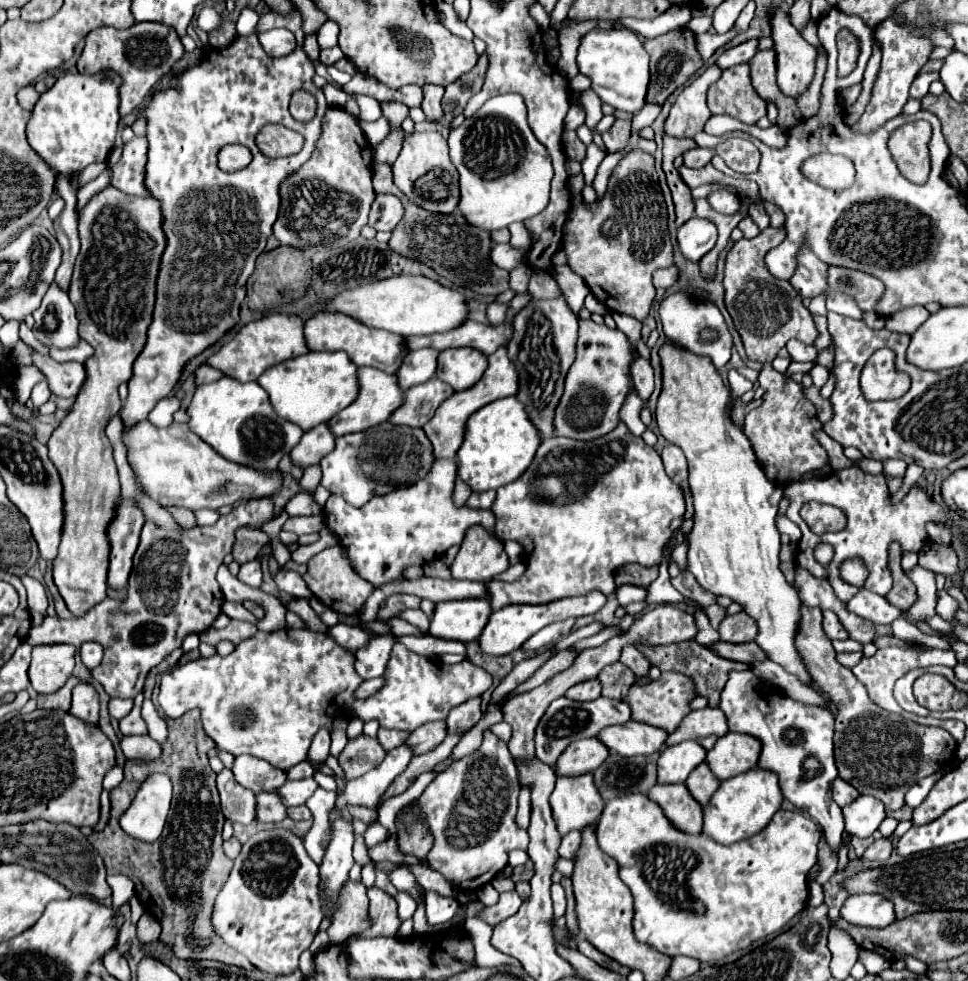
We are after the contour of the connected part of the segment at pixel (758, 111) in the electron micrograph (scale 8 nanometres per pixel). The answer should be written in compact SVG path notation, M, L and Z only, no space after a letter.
M746 63L722 71L722 77L716 83L712 83L708 91L708 107L714 115L730 115L730 117L740 119L746 125L754 125L760 117L766 115L766 101L760 99L758 93L752 89L750 69Z

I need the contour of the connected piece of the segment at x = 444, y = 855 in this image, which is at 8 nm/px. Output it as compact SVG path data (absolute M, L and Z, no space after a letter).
M486 731L474 755L438 773L424 793L408 803L402 813L412 813L412 823L420 817L426 819L428 831L434 837L428 853L430 867L442 873L456 889L478 891L508 865L508 853L512 849L528 847L528 833L516 823L518 791L518 769L506 743Z

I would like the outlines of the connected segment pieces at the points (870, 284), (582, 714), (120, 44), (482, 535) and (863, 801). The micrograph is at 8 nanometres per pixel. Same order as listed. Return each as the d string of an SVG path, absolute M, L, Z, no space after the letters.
M828 267L828 285L834 291L854 297L858 307L862 307L862 311L866 311L862 321L868 327L872 327L872 329L884 327L884 317L878 317L874 313L874 301L878 301L878 297L884 291L884 285L878 279L874 279L872 275L866 275L862 271L852 271L852 269L844 269L844 267Z
M560 697L556 701L550 703L550 707L546 709L544 717L540 719L538 727L536 727L536 757L546 763L546 765L554 765L556 757L576 739L582 739L586 735L596 737L600 729L608 727L608 725L618 725L618 723L626 723L630 721L630 705L626 701L616 701L616 699L606 699L606 697L598 697L590 703L576 703L570 701L566 697Z
M134 23L130 29L102 27L90 31L82 55L76 61L76 69L82 75L96 75L100 71L114 71L120 75L120 117L130 115L152 91L152 87L166 75L174 61L184 55L184 47L174 29L162 23Z
M470 527L450 571L454 579L490 583L508 567L510 563L502 541L490 537L482 527Z
M858 795L850 807L842 807L842 815L846 831L864 839L878 829L880 821L886 817L886 811L880 799L874 799L872 795Z

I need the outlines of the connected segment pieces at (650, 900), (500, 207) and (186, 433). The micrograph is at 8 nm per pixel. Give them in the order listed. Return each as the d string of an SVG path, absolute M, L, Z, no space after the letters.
M644 793L616 797L606 803L596 827L600 849L616 859L622 881L634 895L634 935L640 943L656 947L668 957L688 955L694 959L716 961L736 949L748 947L770 933L780 931L808 901L808 869L818 859L820 829L798 811L776 811L762 833L734 845L718 845L706 835L686 835L672 827L662 809Z
M508 93L486 101L474 117L450 131L448 147L460 173L458 211L470 225L484 231L504 229L514 221L538 215L548 205L554 175L550 155L528 127L526 105L520 95Z
M140 421L132 425L130 429L122 431L122 443L126 447L126 457L128 463L136 475L136 483L142 489L144 495L152 497L158 501L162 507L184 507L190 511L200 511L200 509L220 509L224 505L236 503L240 497L242 499L254 499L254 497L264 497L280 489L282 479L280 473L260 473L242 465L236 465L232 461L226 461L220 457L210 445L206 445L198 435L194 435L186 423L172 423L166 429L158 429L148 421Z

